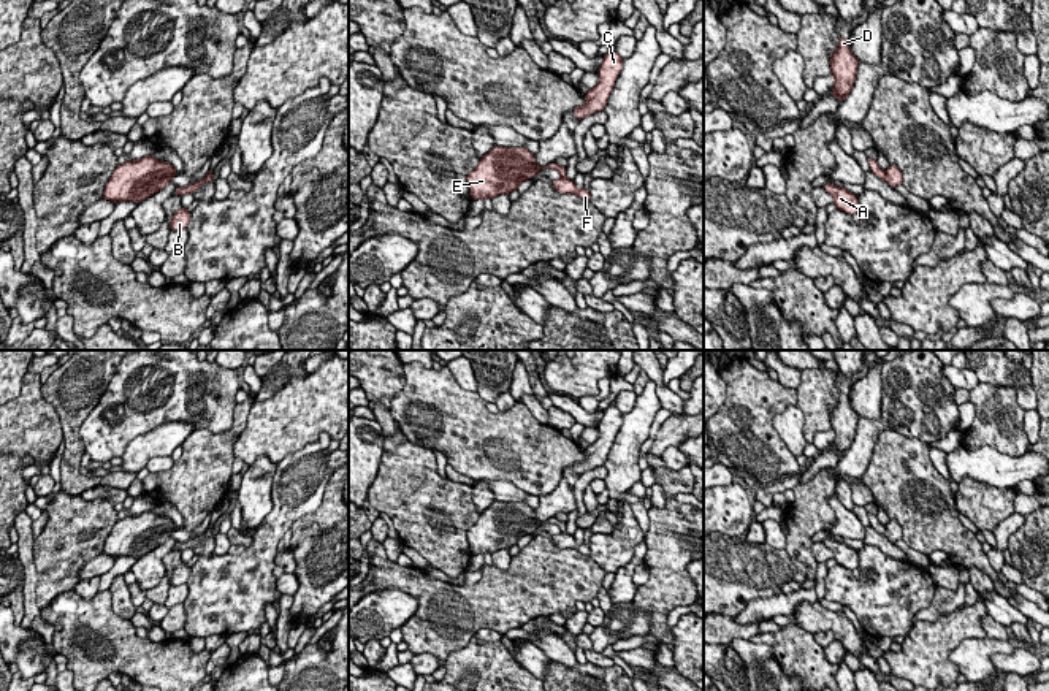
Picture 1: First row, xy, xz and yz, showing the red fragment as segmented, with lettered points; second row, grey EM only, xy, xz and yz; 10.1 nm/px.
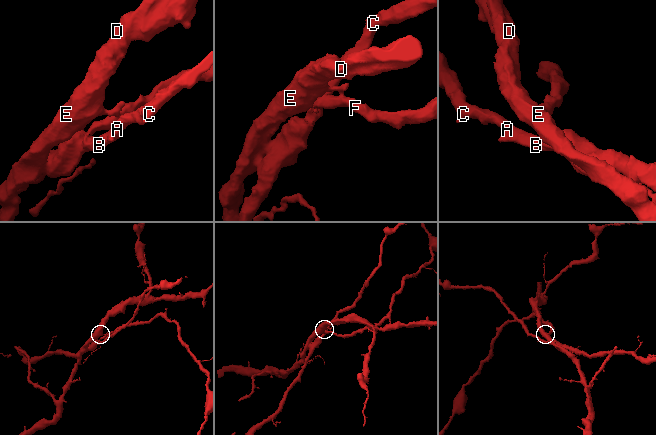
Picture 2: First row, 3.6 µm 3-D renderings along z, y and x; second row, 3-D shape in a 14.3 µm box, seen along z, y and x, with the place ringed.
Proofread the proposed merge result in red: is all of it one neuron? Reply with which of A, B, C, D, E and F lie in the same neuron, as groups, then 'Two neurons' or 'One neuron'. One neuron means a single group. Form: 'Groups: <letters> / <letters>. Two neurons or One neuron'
Groups: A B C F / D E. Two neurons

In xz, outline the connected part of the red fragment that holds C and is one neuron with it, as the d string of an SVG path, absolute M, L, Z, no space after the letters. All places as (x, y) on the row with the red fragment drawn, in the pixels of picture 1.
M618 52L604 54L602 65L597 70L599 82L585 95L585 105L572 109L577 119L582 120L605 108L615 81L621 71L621 60L623 57Z

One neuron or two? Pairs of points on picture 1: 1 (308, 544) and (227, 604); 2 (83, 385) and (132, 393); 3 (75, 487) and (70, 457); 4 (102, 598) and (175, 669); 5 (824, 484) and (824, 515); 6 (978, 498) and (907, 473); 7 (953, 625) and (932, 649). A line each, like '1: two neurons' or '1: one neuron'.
1: two neurons
2: two neurons
3: one neuron
4: one neuron
5: one neuron
6: two neurons
7: one neuron

